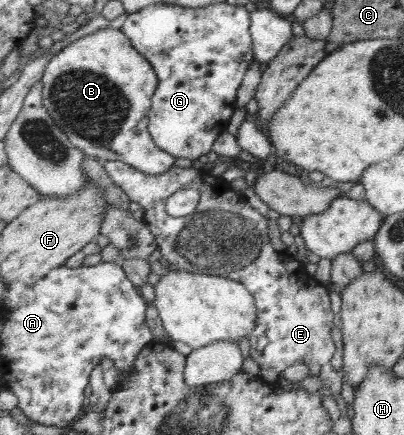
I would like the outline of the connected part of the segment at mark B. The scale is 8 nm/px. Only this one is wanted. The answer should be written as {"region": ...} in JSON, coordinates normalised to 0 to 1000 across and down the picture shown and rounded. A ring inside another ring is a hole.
{"region":[[[265,60],[188,90],[129,129],[104,184],[106,241],[183,336],[243,372],[295,370],[371,405],[406,400],[431,382],[436,363],[389,340],[361,303],[356,262],[376,248],[379,211],[389,198],[386,166],[319,99],[309,76]]]}

